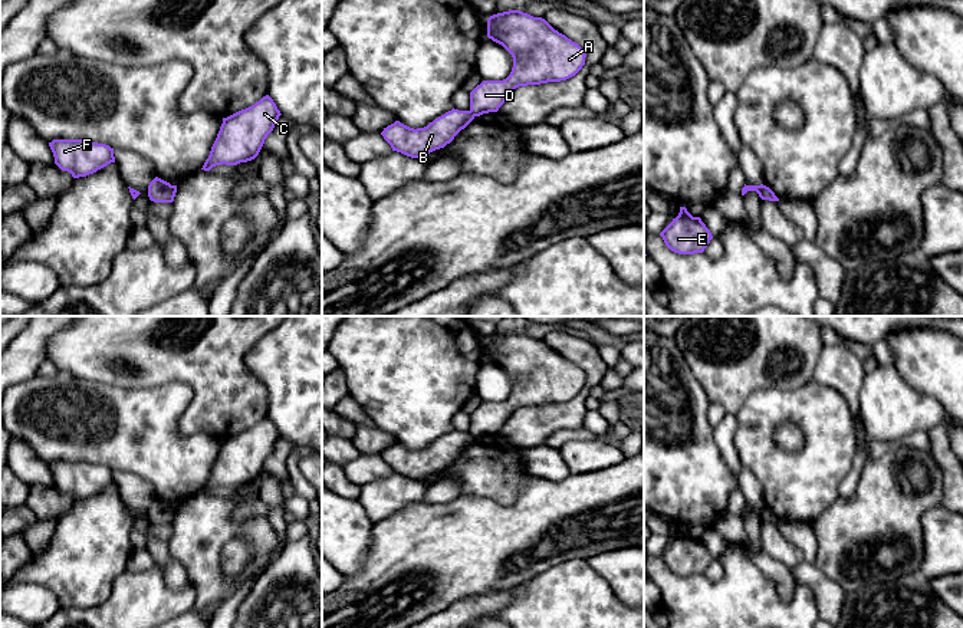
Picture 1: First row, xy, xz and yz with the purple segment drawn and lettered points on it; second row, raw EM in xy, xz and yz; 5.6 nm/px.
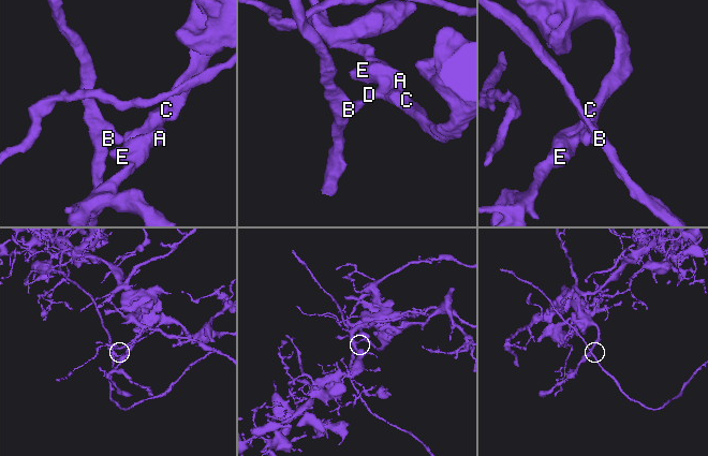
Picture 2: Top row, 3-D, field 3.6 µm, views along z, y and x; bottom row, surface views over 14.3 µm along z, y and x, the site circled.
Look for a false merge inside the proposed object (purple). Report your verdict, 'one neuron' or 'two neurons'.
two neurons

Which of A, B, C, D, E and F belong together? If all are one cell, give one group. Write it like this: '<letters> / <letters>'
A C D E / B F

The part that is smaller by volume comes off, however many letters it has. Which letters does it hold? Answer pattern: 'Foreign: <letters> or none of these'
Foreign: B, F

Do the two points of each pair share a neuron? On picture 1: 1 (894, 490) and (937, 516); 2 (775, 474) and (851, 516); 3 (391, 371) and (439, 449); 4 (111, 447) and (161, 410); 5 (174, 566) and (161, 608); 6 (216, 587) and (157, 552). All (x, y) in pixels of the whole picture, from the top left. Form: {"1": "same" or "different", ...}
{"1": "different", "2": "different", "3": "different", "4": "same", "5": "different", "6": "different"}

